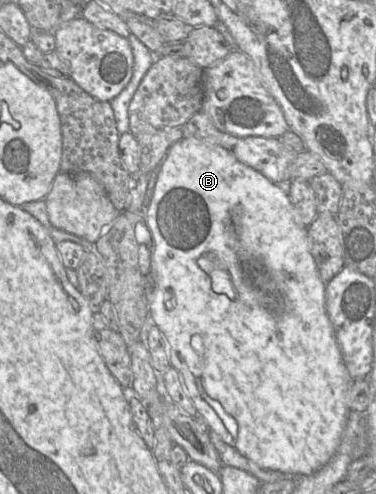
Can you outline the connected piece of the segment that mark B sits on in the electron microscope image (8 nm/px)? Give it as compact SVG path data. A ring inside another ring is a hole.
M195 137L182 138L171 145L162 160L142 229L150 241L152 284L148 304L149 318L165 336L170 364L181 374L185 390L198 414L204 417L209 429L215 431L226 444L237 449L259 467L304 476L315 473L333 457L342 439L349 414L345 397L352 378L344 364L327 314L326 283L320 278L311 254L307 228L298 226L294 221L292 205L285 187L240 162L230 151L214 142ZM199 258L211 260L213 268L219 267L228 274L234 284L233 297L213 291L211 277L199 266Z

